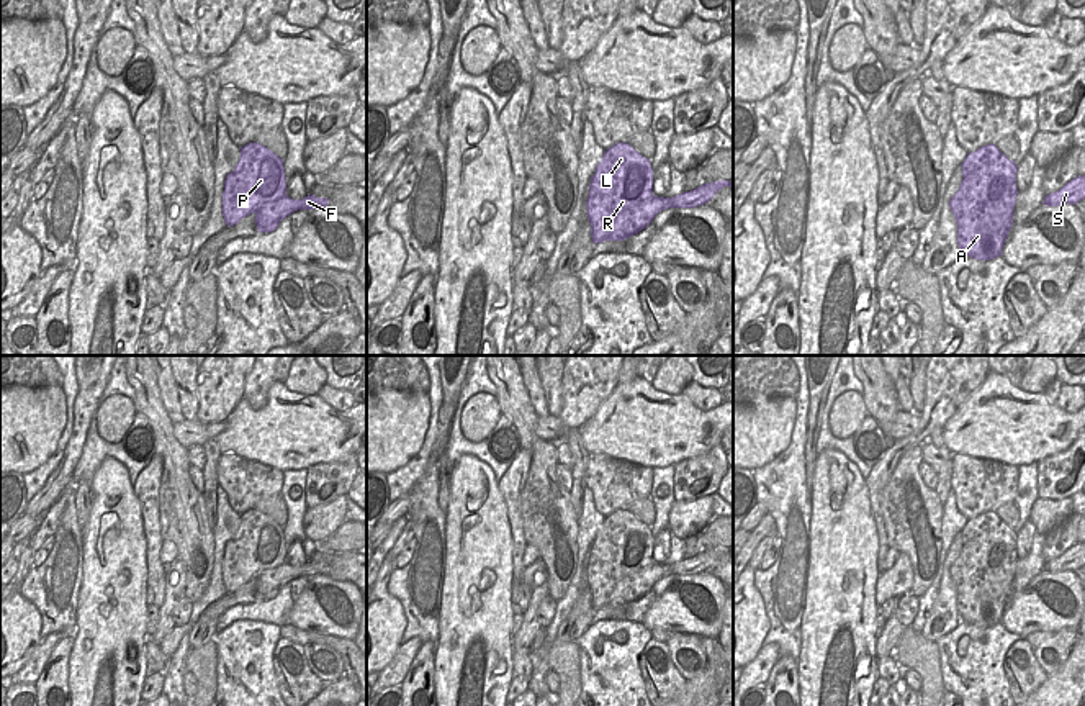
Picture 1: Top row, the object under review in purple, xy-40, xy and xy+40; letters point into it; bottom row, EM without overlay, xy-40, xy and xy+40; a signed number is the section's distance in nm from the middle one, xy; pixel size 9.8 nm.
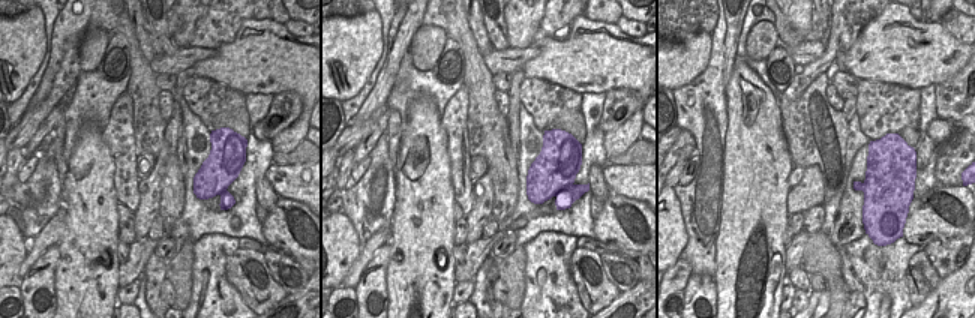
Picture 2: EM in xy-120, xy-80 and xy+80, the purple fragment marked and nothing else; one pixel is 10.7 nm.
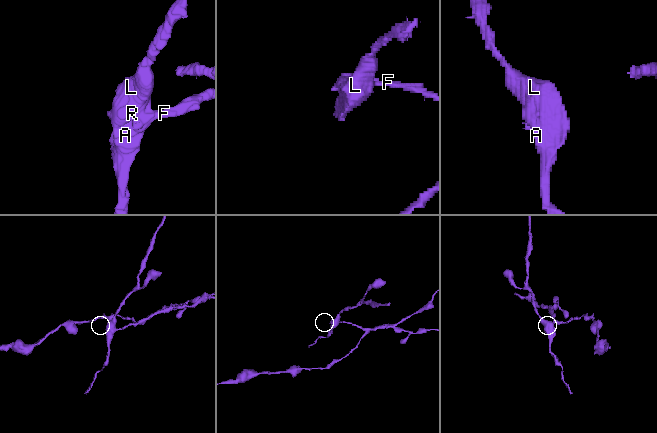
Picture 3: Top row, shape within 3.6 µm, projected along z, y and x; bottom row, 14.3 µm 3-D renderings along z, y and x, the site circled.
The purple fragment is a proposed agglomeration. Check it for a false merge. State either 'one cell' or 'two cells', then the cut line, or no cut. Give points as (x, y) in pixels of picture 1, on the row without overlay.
two cells | xy-40 (287, 562), (267, 569), (259, 577), (262, 590)

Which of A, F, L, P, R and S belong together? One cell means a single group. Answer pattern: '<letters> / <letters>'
A L P R / F S

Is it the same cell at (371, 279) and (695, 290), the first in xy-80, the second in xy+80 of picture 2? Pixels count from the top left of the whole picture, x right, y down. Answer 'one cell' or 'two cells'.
one cell

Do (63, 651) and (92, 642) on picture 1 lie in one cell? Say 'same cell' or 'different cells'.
different cells

